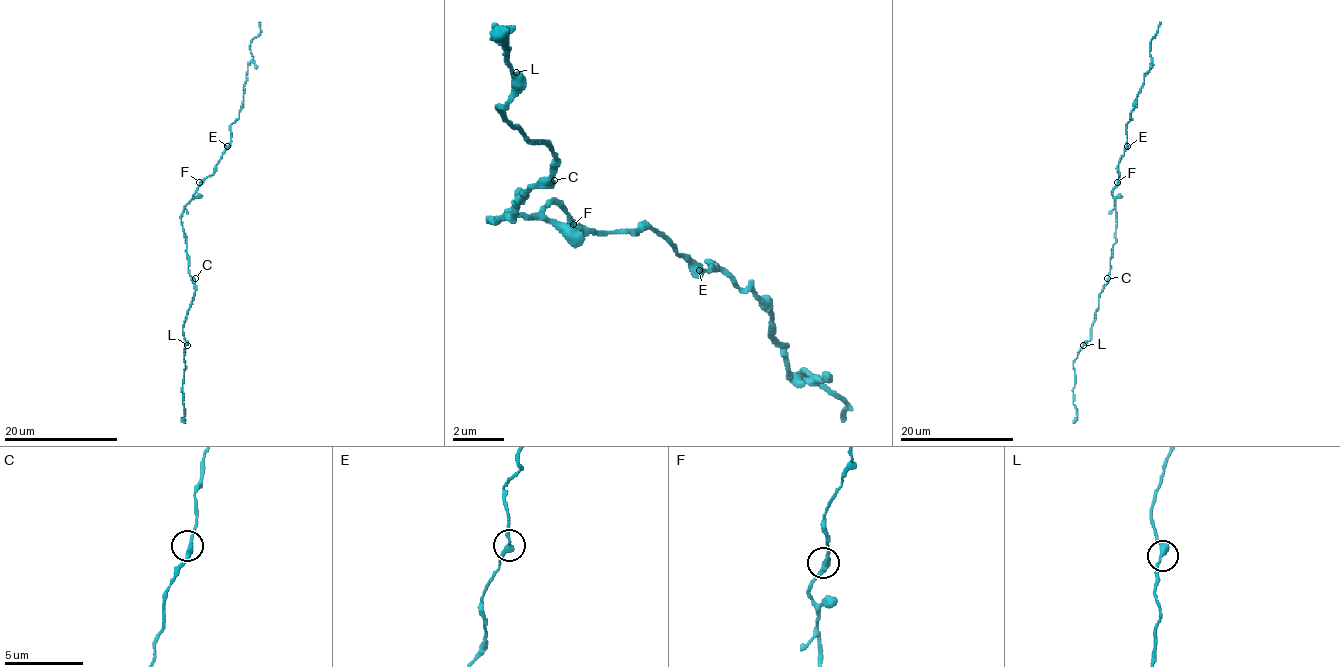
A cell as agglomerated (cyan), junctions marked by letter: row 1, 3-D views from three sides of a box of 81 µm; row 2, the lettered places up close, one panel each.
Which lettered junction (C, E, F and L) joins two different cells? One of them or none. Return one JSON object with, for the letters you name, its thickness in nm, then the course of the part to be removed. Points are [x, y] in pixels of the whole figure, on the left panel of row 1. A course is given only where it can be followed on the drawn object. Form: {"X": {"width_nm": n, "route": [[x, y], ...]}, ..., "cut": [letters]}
{"E": {"width_nm": 320, "route": [[228, 147], [232, 124], [239, 117], [242, 107], [247, 66], [253, 58], [250, 42], [260, 32], [259, 22]]}, "cut": ["E"]}

